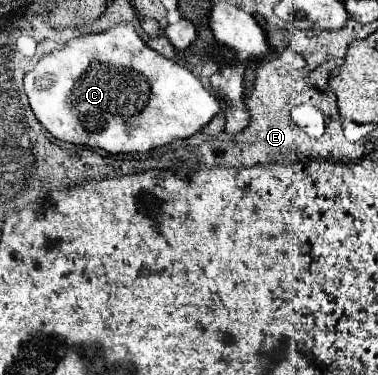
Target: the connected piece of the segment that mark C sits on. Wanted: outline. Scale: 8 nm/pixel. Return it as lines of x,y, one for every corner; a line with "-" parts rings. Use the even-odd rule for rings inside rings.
117,25
117,27
113,27
109,31
103,31
103,33
89,33
89,35
83,35
83,37
71,39
63,49
57,49
53,53
41,57
37,67
25,75
25,93
29,97
29,103
31,103
31,109
33,109
35,117
39,119
39,123
55,139
61,139
61,141
67,141
67,143
75,143
75,145
93,147
93,149
103,149
107,153
147,153
151,149
155,149
155,147
169,145
169,143
173,143
177,139
187,139
187,137
195,135
197,131
201,131
219,111
219,101
201,85
201,81
189,69
185,69
185,67
177,65
175,61
165,59
157,51
149,49
141,41
141,37
135,33
133,25

